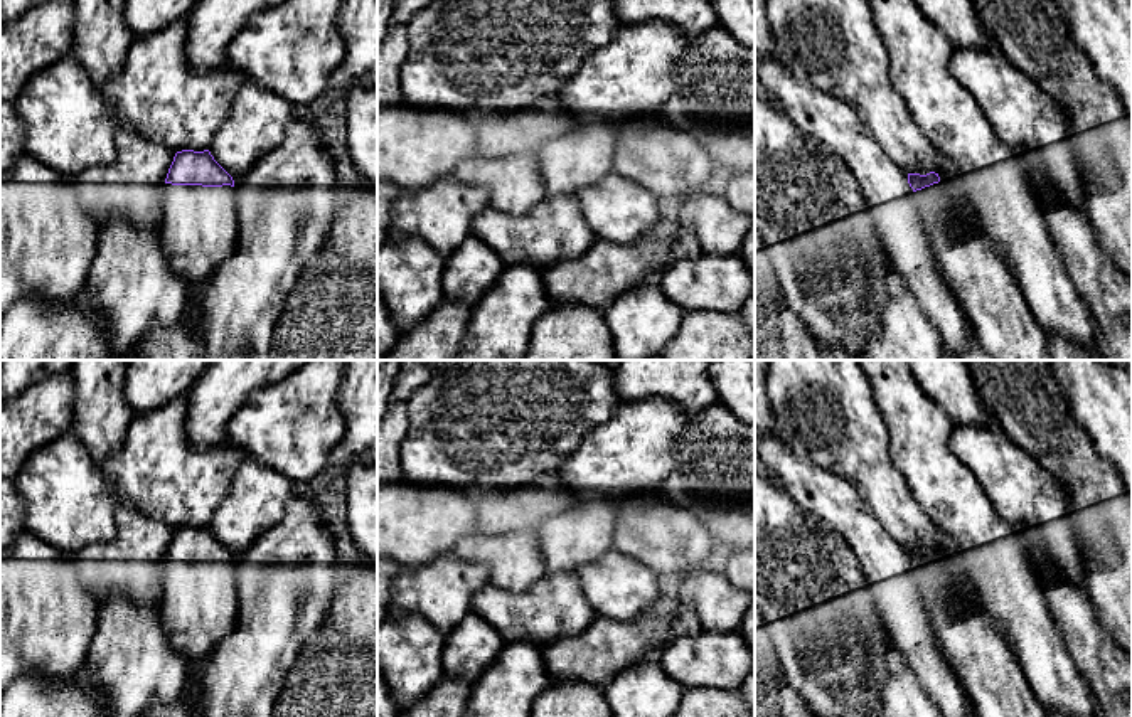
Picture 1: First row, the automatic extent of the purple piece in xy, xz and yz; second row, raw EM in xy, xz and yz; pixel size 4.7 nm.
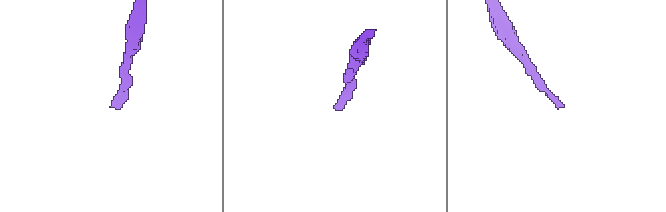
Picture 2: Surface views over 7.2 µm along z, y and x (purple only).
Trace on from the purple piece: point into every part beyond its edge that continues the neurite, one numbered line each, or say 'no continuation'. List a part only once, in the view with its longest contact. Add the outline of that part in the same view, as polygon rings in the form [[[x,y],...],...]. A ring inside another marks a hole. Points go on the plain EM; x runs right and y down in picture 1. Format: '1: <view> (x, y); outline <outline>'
1: xy (199, 601); outline [[[163,560],[160,619],[189,665],[207,658],[238,626],[236,564]]]

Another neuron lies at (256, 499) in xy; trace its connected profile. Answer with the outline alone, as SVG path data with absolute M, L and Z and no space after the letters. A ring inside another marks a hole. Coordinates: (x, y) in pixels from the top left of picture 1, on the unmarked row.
M244 454L232 475L226 498L217 507L209 525L214 537L232 554L234 564L239 562L239 555L251 547L259 534L281 520L291 498L291 486L291 480Z

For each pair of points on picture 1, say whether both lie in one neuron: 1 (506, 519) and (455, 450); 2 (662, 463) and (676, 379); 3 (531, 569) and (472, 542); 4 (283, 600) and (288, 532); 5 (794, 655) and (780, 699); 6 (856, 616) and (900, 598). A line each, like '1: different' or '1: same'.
1: different
2: different
3: same
4: same
5: different
6: different

